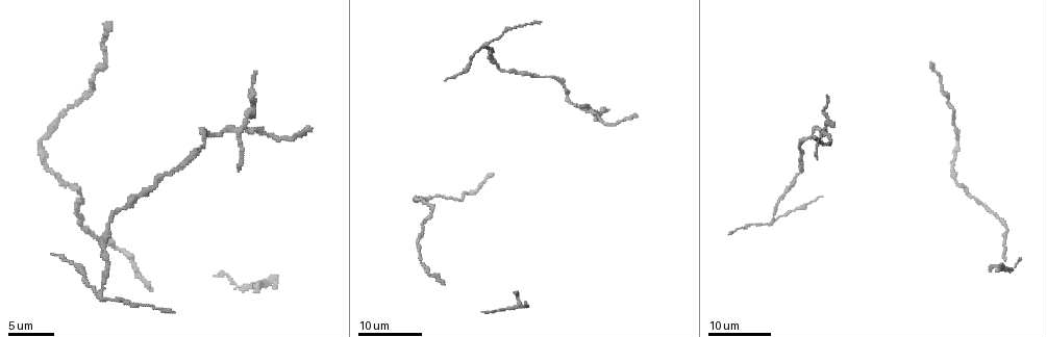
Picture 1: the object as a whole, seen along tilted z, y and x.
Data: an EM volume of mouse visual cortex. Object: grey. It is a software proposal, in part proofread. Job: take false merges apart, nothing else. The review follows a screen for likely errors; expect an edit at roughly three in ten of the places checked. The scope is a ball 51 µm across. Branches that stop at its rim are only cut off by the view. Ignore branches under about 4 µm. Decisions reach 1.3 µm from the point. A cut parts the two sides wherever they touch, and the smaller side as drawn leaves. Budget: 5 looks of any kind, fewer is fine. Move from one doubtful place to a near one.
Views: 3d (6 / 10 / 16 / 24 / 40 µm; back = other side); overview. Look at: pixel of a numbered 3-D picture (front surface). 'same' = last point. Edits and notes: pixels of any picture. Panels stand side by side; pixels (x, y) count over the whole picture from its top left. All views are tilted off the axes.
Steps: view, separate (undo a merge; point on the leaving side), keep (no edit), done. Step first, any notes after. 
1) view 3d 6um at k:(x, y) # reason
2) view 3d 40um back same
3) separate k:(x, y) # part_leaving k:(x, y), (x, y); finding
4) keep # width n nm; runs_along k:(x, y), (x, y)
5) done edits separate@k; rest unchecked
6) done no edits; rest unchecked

view 3d 16um at 1:(98, 295)

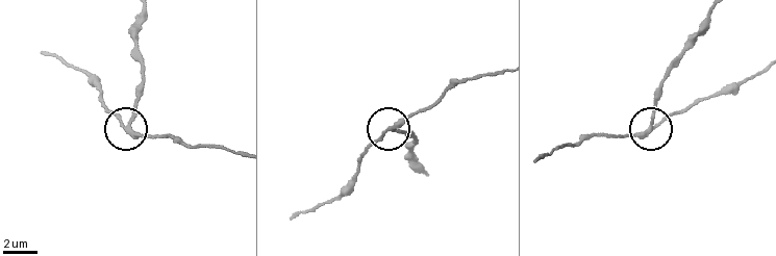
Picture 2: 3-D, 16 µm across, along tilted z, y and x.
view 3d 10um at 2:(649, 126)

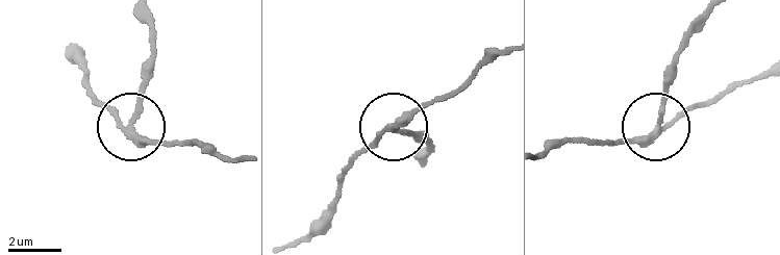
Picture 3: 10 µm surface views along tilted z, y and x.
separate 3:(108, 110) # side_arm 12 um; part_leaving 3:(131, 130), (146, 138), (241, 156); two cells meet here

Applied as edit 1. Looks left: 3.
view overview

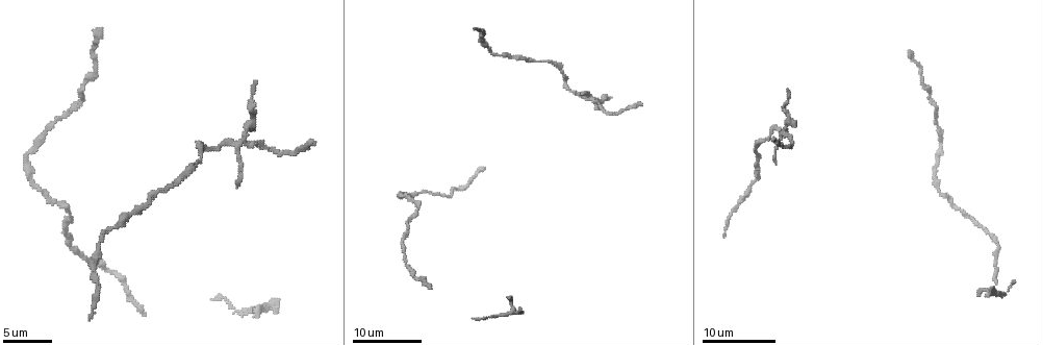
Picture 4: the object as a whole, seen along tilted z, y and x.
view 3d 24um at 4:(740, 198)

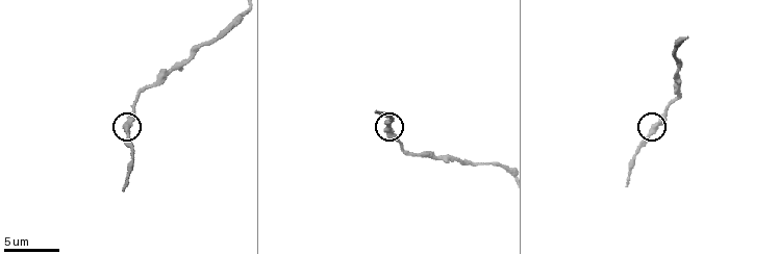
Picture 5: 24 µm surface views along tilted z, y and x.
view 3d 10um at 5:(129, 127)

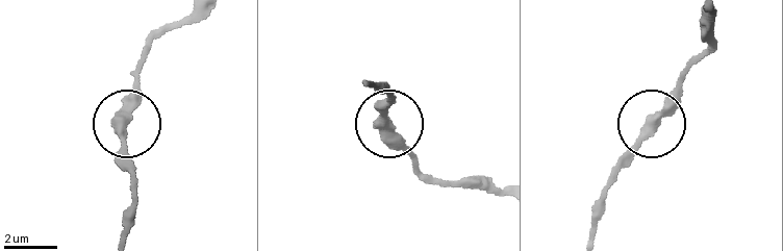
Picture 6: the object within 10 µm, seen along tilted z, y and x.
keep # width 370 nm; all the same cell

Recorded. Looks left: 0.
done edits separate@3; rest unchecked

